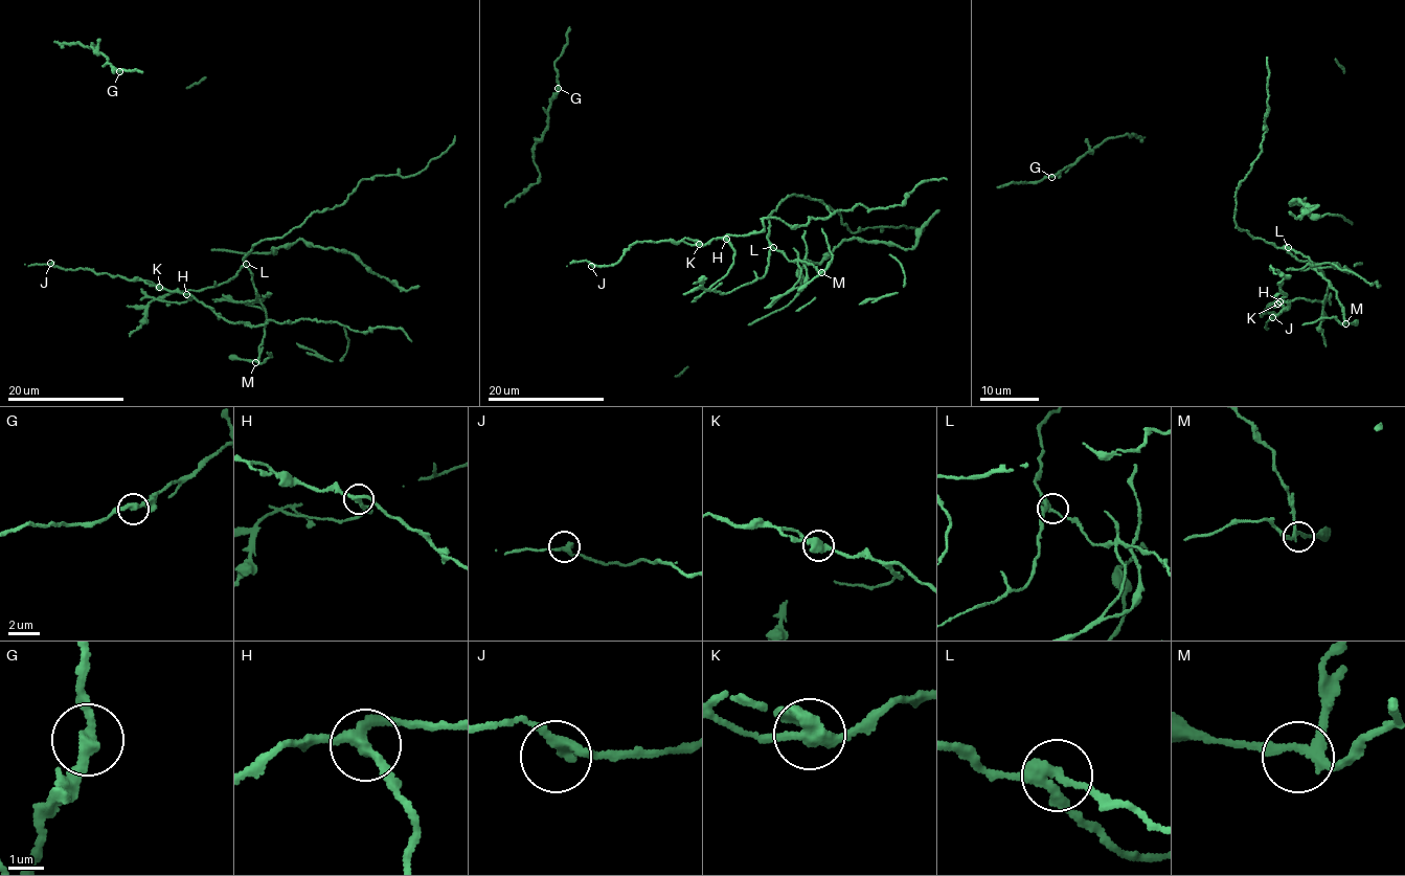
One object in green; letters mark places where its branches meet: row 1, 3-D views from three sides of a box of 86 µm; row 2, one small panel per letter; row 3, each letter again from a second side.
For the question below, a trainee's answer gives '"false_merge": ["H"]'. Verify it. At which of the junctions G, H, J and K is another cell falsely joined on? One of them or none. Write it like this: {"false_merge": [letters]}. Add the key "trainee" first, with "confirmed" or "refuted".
{"trainee": "confirmed", "false_merge": ["H"]}

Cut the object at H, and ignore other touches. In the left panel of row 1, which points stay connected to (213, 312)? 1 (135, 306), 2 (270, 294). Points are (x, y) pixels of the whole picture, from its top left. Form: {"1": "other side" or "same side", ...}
{"1": "other side", "2": "other side"}

